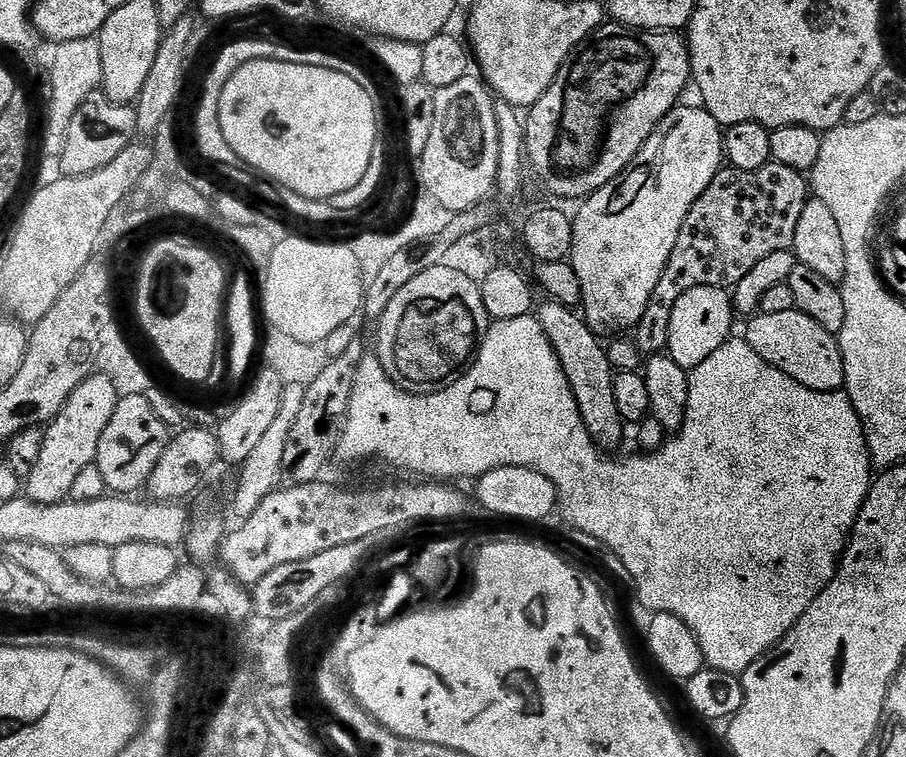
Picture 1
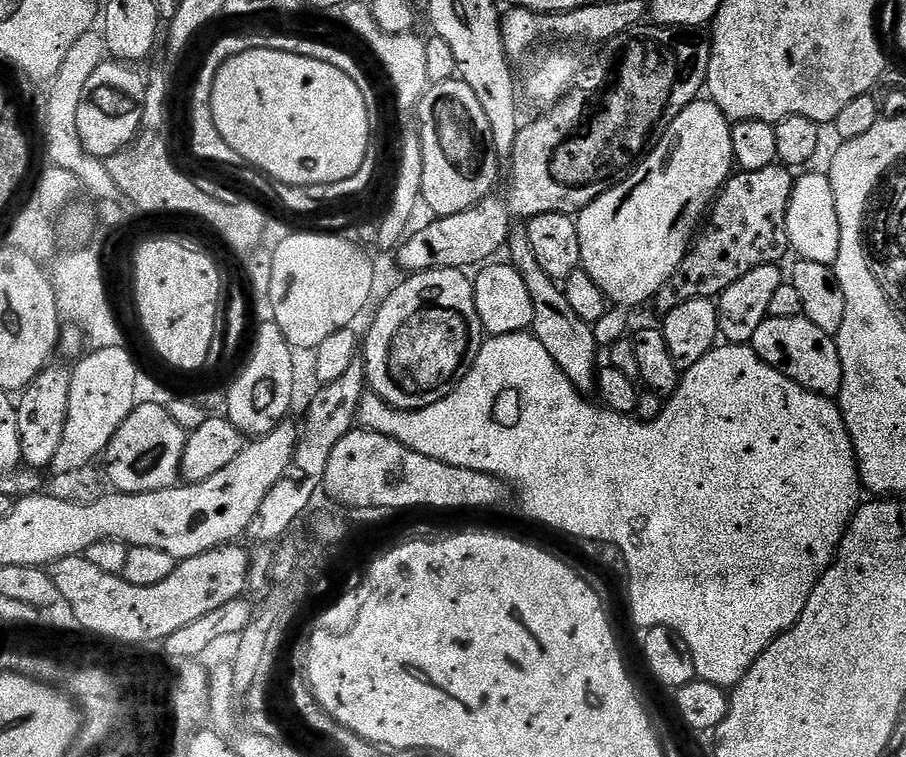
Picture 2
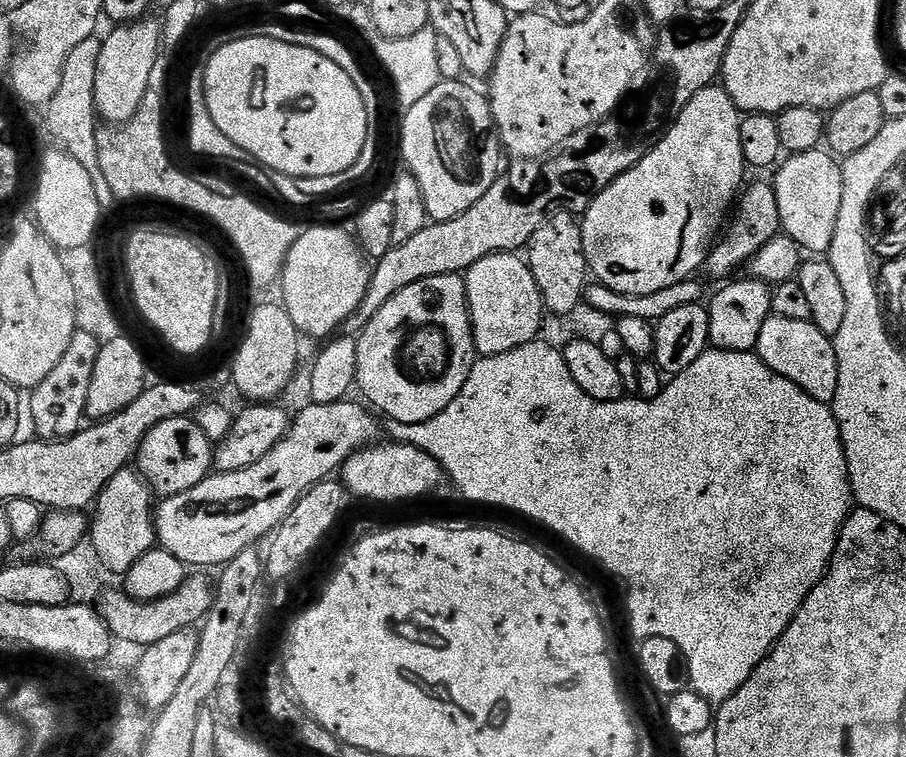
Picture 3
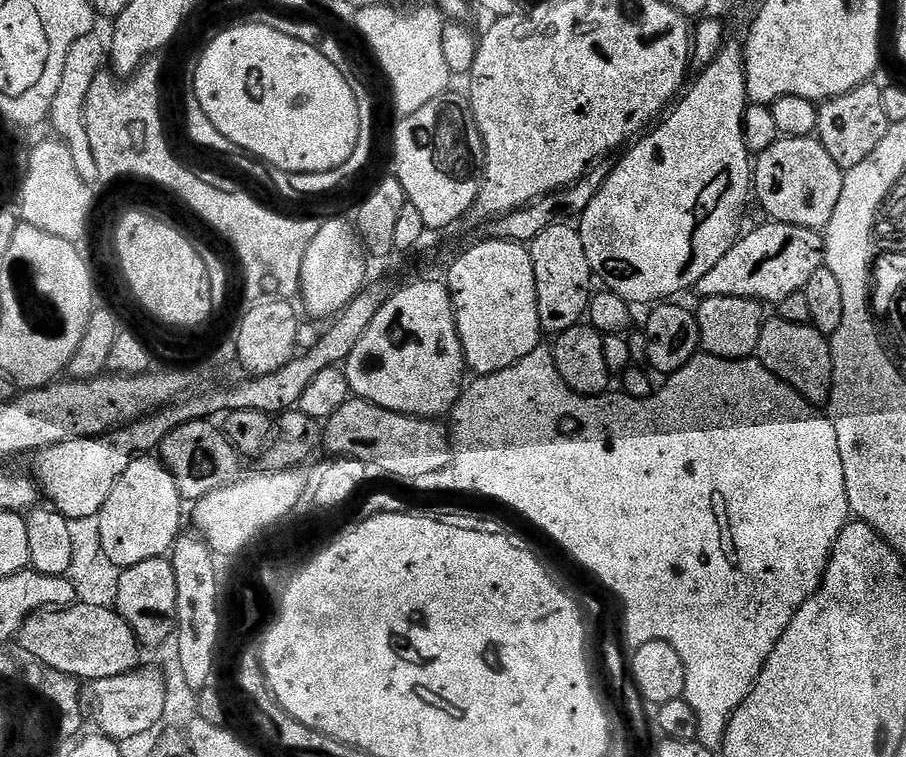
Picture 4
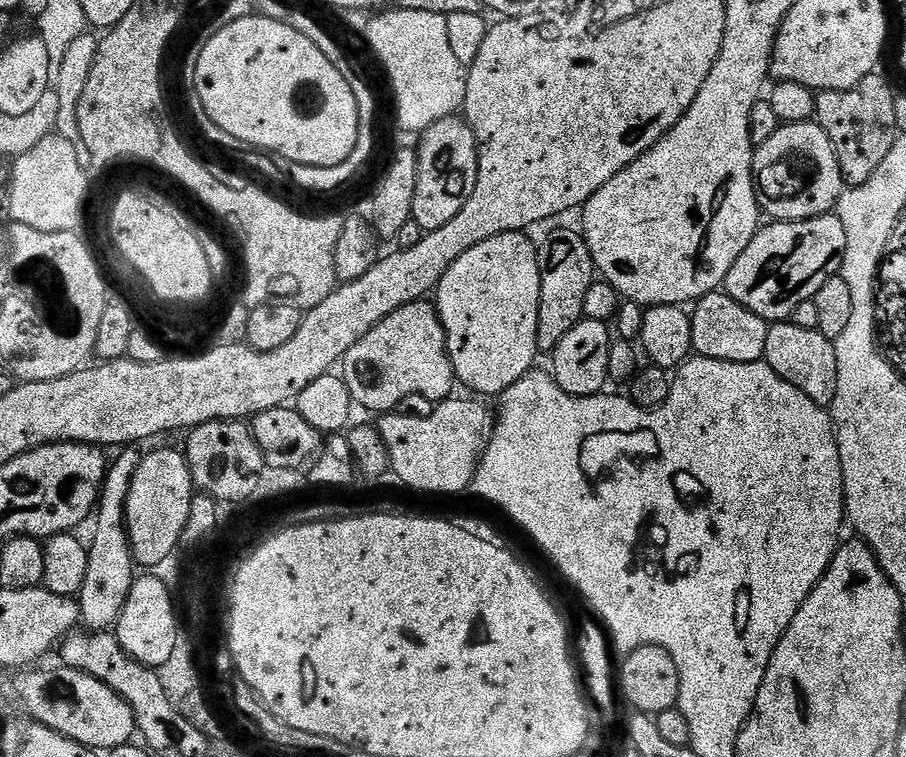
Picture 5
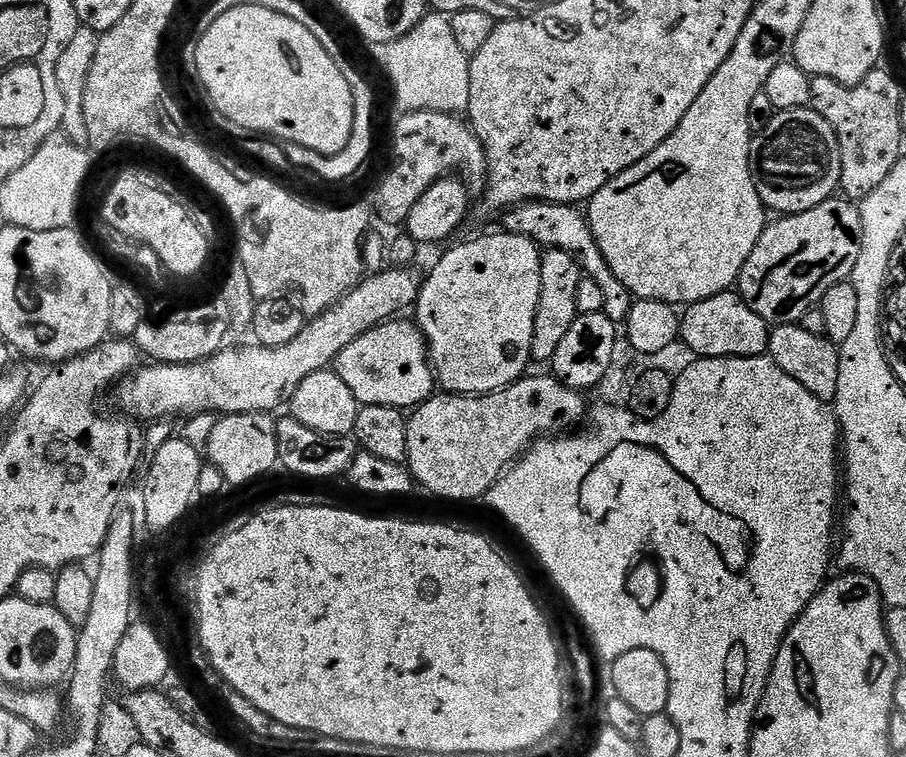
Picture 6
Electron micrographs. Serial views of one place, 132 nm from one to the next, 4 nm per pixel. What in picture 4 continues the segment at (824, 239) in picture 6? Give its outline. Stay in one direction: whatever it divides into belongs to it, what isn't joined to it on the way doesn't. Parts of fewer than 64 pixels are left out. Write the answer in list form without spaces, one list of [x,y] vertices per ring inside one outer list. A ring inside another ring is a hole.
[[[767,222],[753,232],[745,231],[730,250],[710,269],[710,274],[698,278],[694,292],[697,297],[750,298],[768,306],[779,306],[782,298],[803,292],[814,270],[824,267],[824,237],[817,229],[793,224]]]

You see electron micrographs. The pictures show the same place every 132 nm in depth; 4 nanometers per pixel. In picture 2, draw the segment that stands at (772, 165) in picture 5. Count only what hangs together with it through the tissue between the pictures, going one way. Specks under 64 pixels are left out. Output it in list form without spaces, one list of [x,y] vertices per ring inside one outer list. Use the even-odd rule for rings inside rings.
[[[823,171],[797,175],[792,185],[792,197],[788,200],[786,230],[788,247],[801,260],[835,265],[838,246],[842,243],[842,226],[838,226],[838,206],[834,202],[832,183]]]

